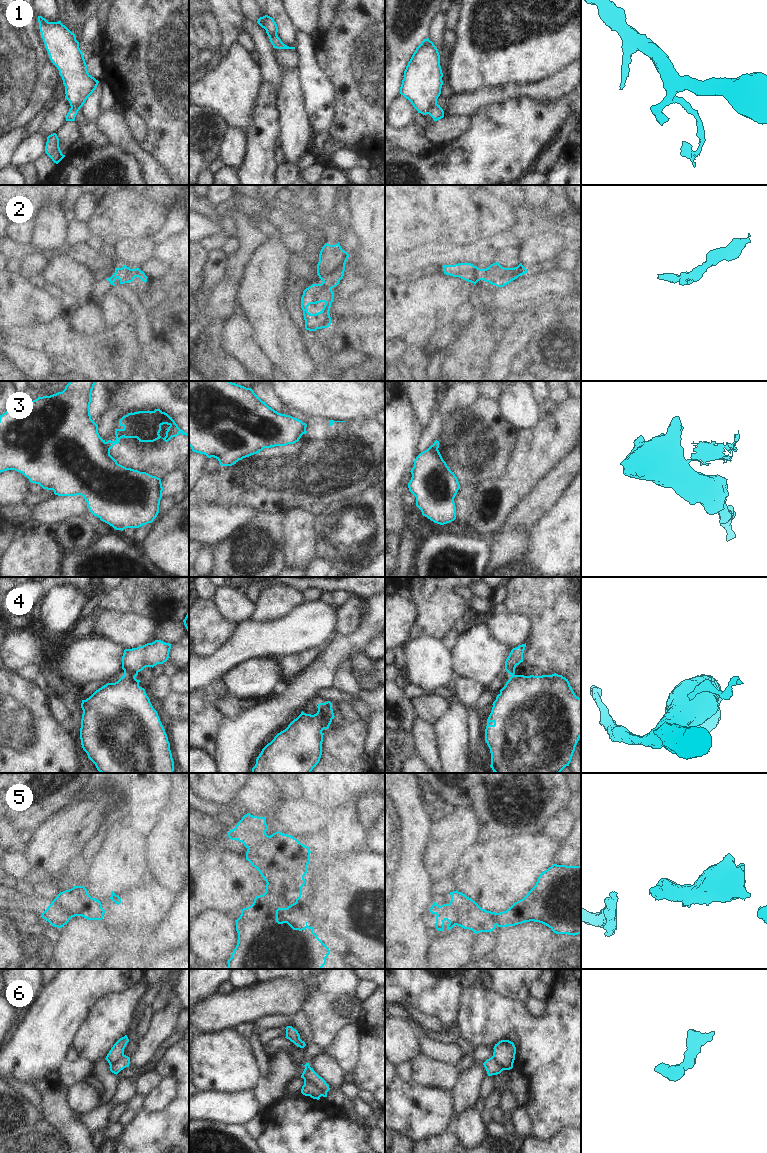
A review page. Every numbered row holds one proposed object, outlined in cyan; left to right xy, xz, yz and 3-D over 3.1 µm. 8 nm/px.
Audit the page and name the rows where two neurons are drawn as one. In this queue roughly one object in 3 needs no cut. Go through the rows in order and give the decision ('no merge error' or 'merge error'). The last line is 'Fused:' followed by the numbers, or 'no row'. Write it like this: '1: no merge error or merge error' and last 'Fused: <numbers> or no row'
1: merge error
2: no merge error
3: merge error
4: merge error
5: merge error
6: merge error
Fused: 1, 3, 4, 5, 6

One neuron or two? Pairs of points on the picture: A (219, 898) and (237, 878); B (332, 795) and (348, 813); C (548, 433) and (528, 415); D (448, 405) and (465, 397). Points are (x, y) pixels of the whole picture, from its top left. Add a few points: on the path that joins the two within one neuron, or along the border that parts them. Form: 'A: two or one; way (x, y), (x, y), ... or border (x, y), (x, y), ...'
A: one; way (224, 893), (233, 883)
B: two; border (355, 802), (352, 807), (345, 807), (338, 813)
C: two; border (542, 416), (533, 427), (522, 428), (518, 432)
D: one; way (452, 403), (461, 397)

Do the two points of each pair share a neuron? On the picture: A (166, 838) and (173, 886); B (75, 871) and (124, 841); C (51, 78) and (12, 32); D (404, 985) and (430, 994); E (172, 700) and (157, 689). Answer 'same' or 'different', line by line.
A: same
B: same
C: same
D: same
E: different

